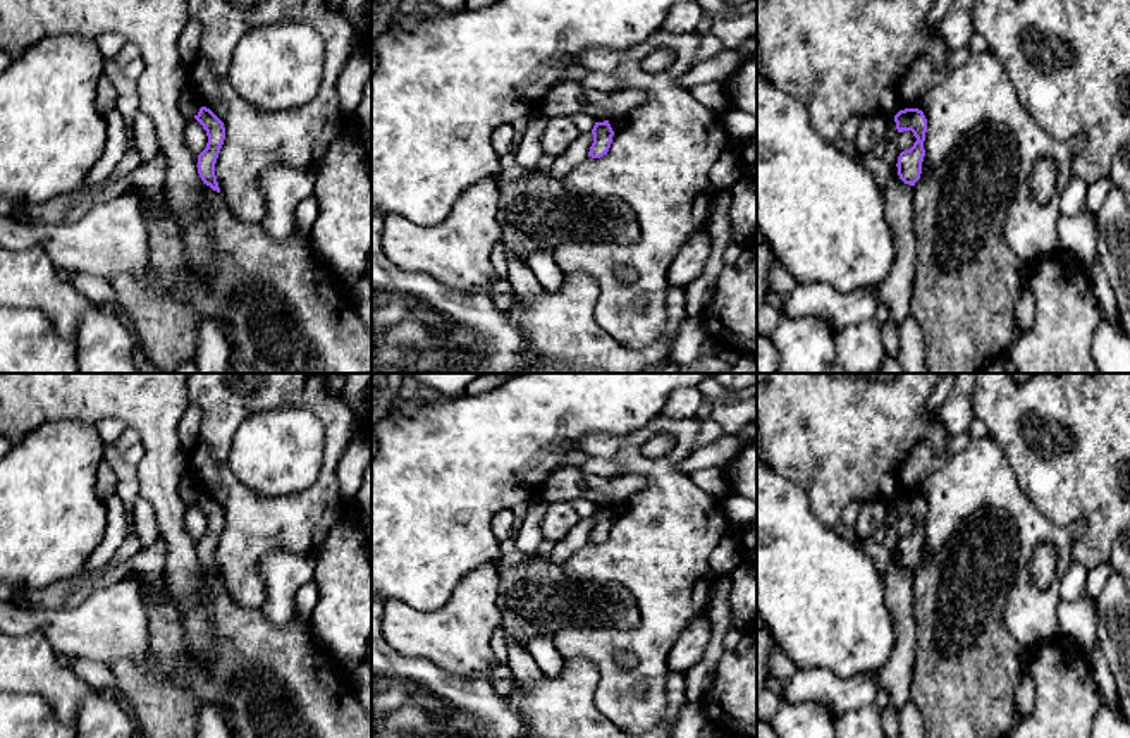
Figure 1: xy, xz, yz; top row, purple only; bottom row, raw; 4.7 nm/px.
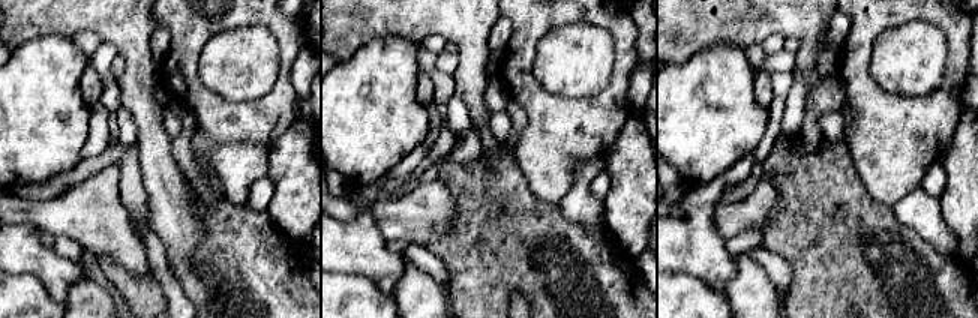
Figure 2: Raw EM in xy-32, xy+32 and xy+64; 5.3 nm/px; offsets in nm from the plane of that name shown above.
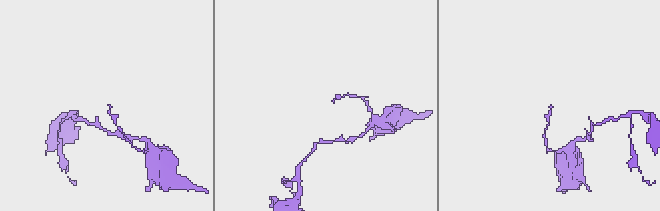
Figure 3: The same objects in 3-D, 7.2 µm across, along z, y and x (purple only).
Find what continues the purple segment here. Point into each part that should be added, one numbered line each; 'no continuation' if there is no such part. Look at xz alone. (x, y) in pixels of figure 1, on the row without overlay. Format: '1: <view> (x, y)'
no continuation

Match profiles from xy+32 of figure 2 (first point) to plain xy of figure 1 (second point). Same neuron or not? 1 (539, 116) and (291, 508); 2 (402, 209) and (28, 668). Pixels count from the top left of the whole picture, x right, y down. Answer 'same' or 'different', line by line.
1: same
2: different

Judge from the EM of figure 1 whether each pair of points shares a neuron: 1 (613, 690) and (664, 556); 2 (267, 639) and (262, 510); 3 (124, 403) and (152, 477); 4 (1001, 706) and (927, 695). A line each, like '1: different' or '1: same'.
1: same
2: different
3: same
4: same

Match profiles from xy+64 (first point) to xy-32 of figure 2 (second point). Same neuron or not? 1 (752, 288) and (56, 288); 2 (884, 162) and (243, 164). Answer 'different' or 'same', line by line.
1: different
2: different

